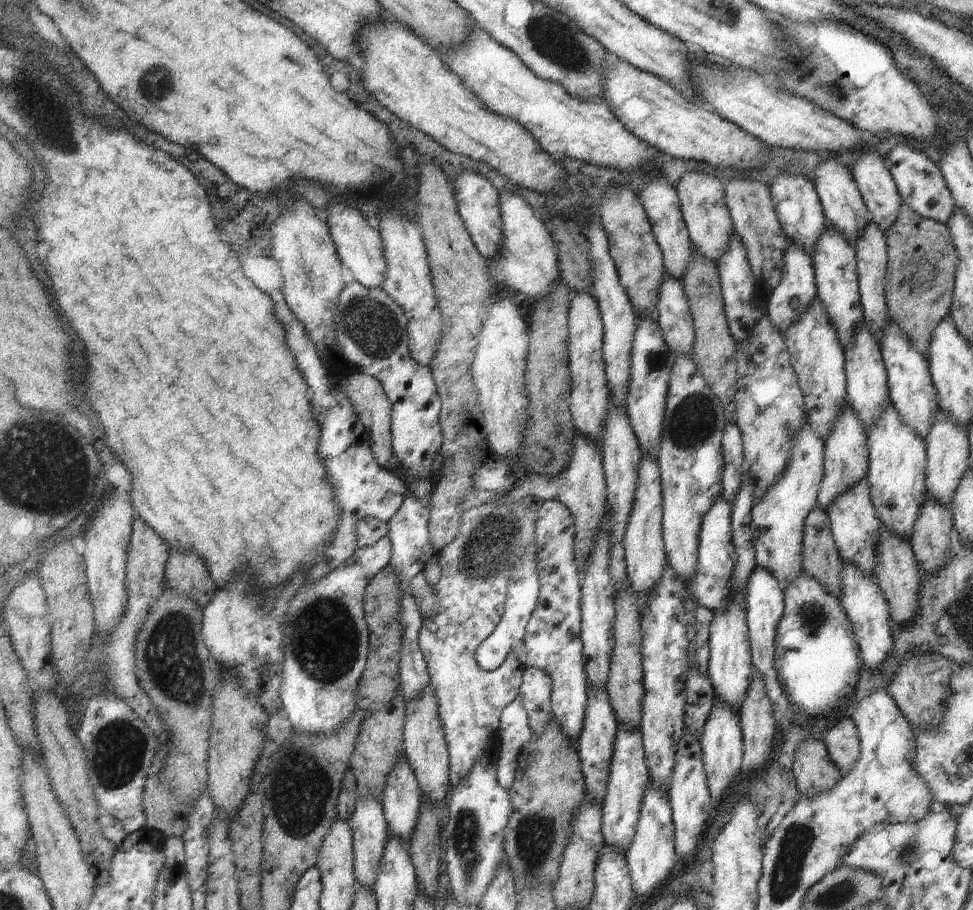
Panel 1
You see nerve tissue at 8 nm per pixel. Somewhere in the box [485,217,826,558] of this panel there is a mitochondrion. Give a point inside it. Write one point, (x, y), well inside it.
(692, 422)

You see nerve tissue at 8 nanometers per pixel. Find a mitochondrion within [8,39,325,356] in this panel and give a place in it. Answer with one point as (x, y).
(157, 76)

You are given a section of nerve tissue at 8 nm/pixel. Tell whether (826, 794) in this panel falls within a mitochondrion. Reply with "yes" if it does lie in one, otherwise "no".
no

